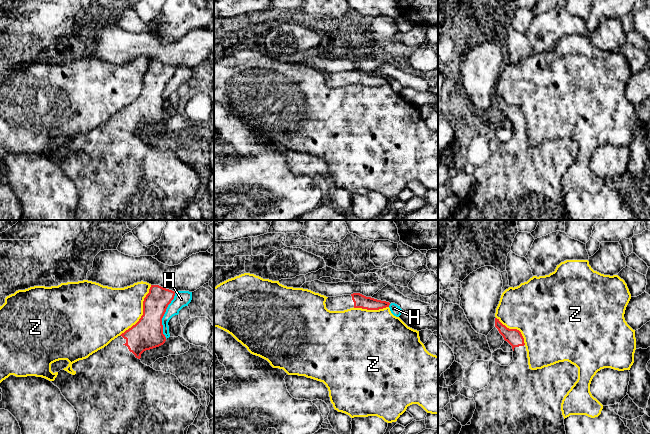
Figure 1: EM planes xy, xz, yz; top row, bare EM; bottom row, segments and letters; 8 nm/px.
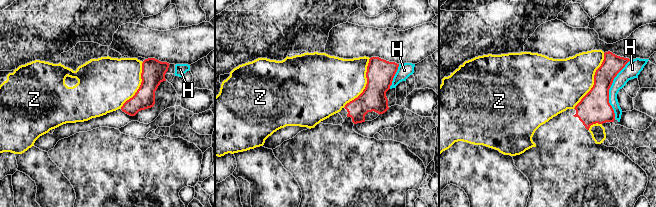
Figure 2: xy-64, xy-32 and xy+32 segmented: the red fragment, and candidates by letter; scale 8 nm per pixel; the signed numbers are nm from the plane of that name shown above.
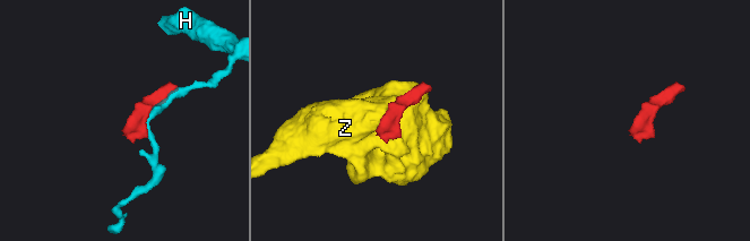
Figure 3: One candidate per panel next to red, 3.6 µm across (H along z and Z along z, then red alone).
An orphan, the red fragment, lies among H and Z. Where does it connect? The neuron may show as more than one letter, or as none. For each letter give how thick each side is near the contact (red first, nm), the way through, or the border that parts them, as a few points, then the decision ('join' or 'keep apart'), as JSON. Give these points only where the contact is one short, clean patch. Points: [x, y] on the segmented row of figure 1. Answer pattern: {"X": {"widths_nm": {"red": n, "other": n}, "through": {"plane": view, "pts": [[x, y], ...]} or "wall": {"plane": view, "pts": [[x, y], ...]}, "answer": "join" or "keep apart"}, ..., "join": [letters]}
{"H": {"widths_nm": {"red": 240, "other": 130}, "answer": "keep apart"}, "Z": {"widths_nm": {"red": 240, "other": 380}, "answer": "keep apart"}, "join": []}

